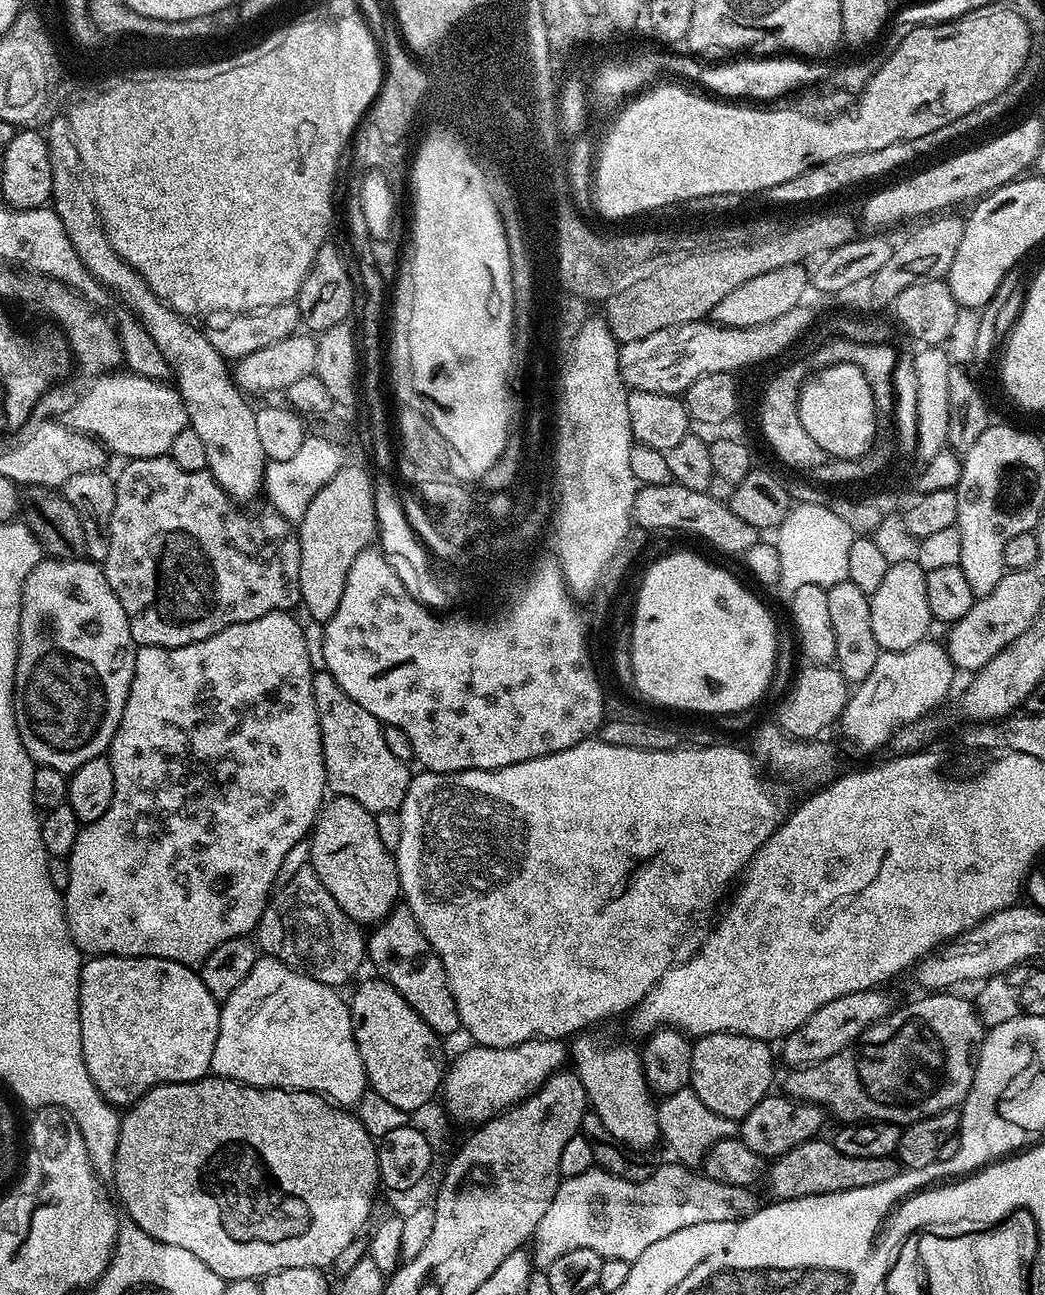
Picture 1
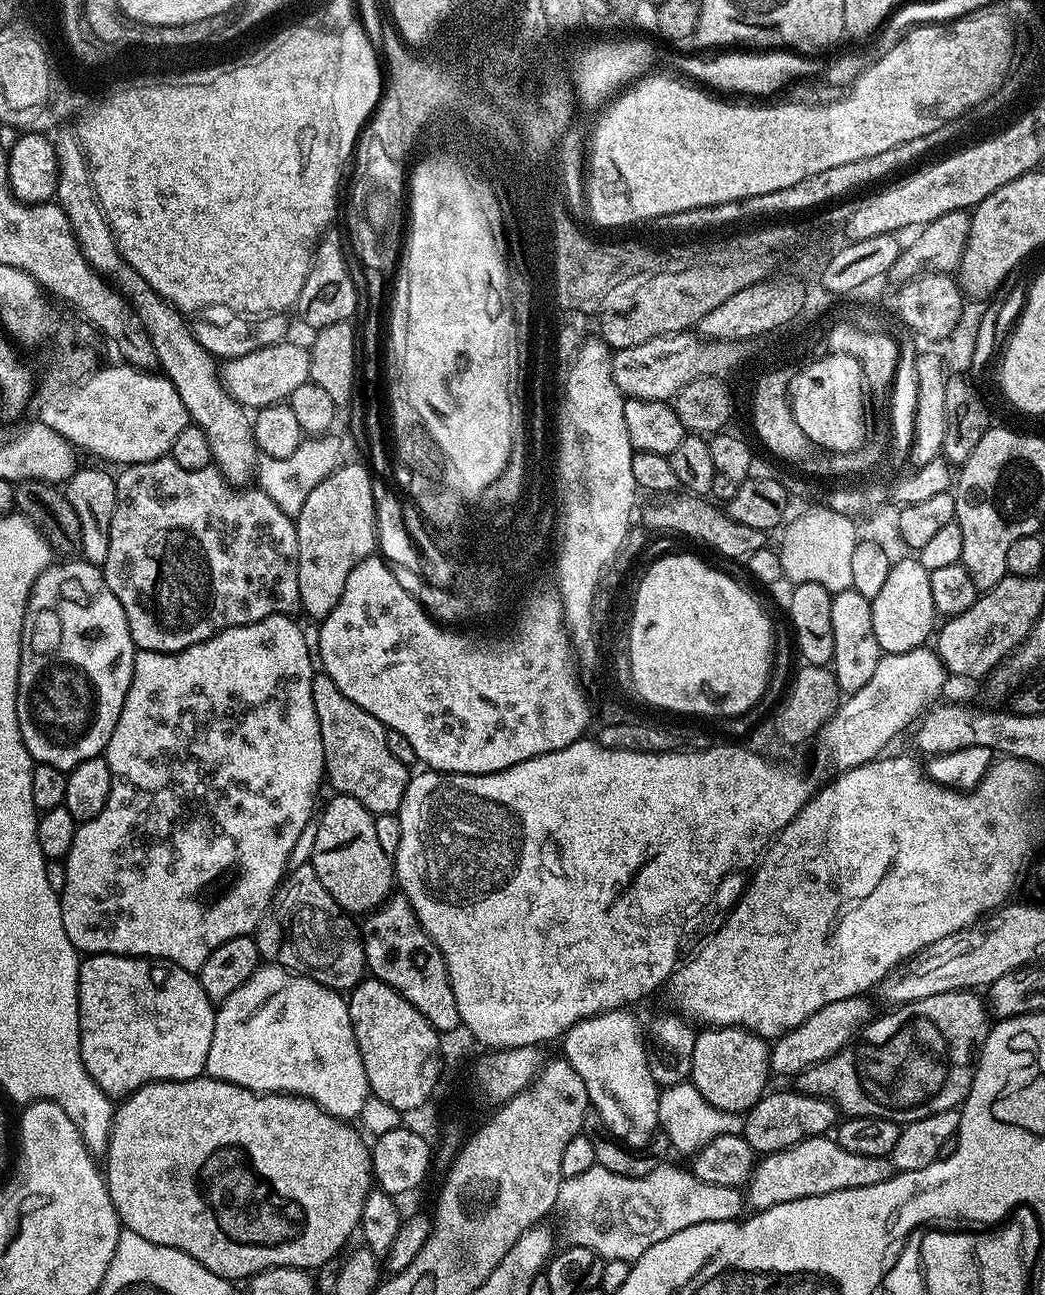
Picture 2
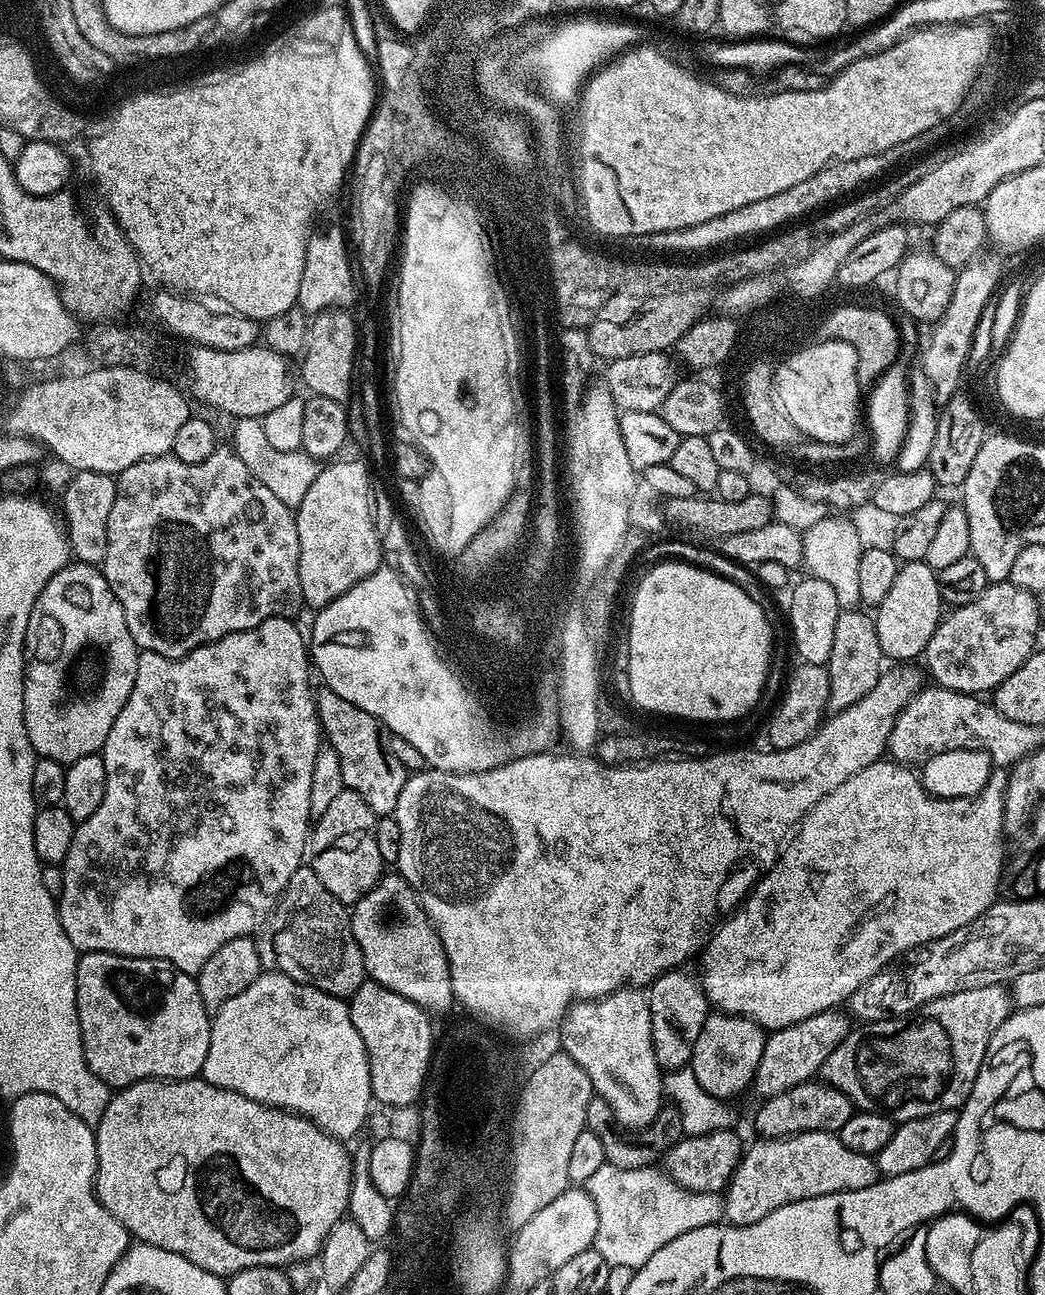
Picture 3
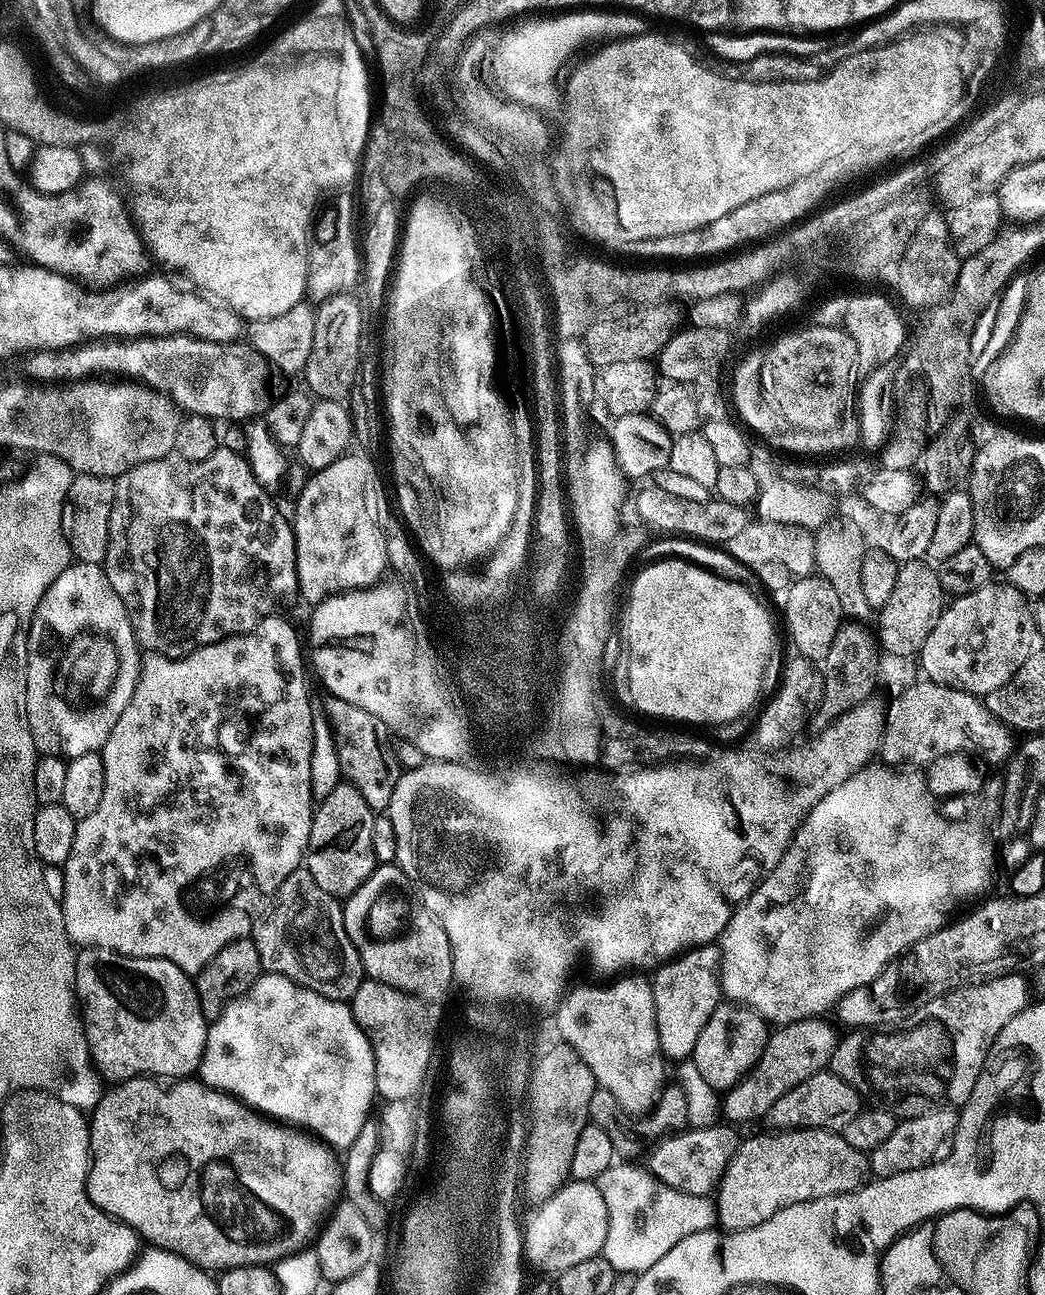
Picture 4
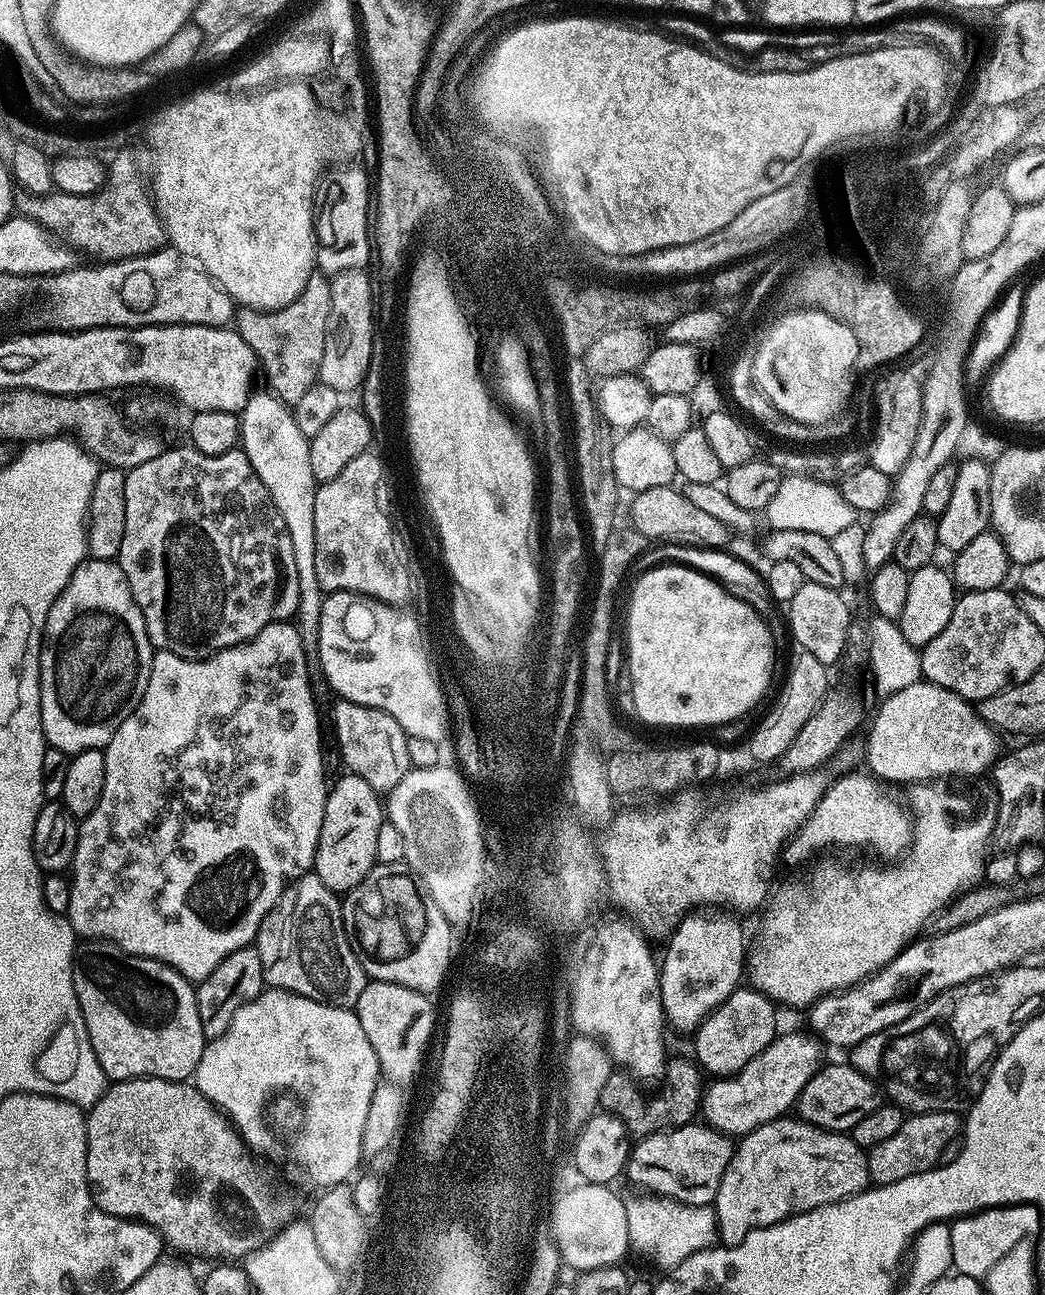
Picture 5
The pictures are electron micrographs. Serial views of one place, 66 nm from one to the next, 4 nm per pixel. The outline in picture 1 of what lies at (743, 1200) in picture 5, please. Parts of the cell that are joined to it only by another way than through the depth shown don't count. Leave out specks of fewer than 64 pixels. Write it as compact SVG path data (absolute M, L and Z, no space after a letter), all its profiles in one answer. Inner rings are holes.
M827 1139L807 1140L794 1150L775 1157L766 1172L766 1184L776 1200L793 1200L803 1196L830 1194L842 1190L858 1190L866 1186L878 1186L878 1182L890 1182L902 1170L895 1155L882 1158L850 1158L842 1154Z

